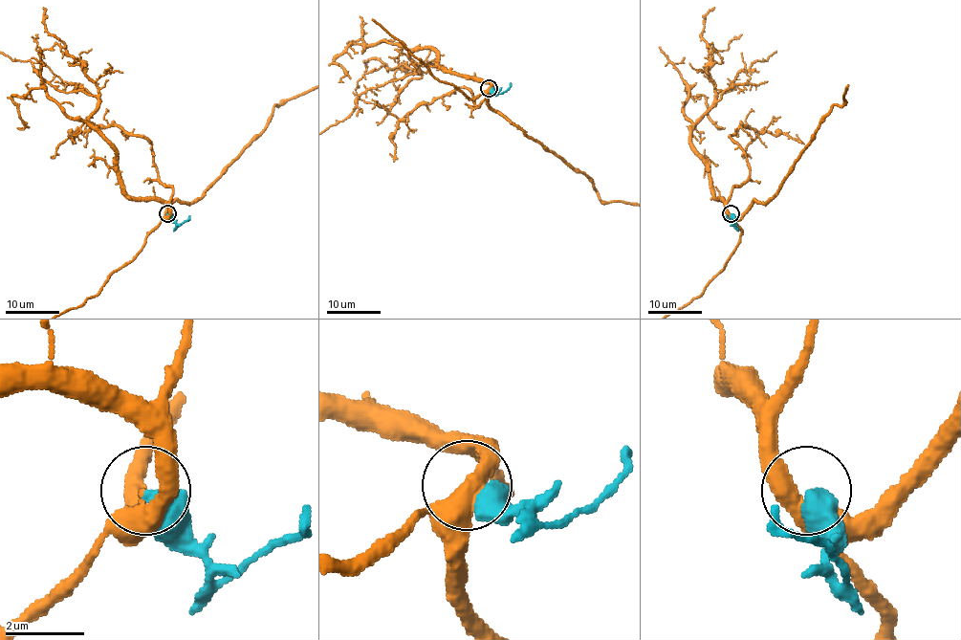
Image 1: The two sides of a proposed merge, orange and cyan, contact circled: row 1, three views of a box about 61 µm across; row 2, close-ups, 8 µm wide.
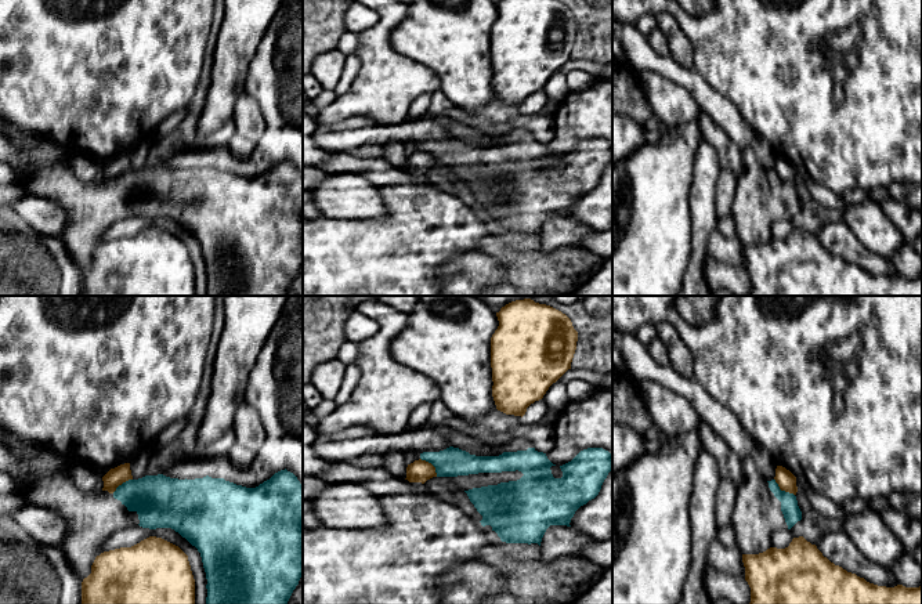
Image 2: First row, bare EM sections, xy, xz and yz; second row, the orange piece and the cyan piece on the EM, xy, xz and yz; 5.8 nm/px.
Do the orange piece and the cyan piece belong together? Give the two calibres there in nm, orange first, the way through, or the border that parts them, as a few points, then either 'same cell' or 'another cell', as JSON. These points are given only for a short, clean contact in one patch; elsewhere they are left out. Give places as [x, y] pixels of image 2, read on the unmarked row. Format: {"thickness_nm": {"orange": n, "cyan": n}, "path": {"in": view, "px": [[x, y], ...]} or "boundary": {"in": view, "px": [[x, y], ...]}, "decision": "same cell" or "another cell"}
{"thickness_nm": {"orange": 110, "cyan": 100}, "boundary": {"in": "yz", "px": [[774, 169], [781, 180], [794, 185]]}, "decision": "another cell"}

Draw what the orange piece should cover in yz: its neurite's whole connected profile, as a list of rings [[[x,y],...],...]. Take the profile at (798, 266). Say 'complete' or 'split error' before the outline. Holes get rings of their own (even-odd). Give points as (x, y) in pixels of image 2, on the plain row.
complete; [[[803,227],[788,238],[770,238],[759,245],[742,245],[745,271],[751,278],[749,296],[922,296],[919,278],[878,276],[831,253]]]

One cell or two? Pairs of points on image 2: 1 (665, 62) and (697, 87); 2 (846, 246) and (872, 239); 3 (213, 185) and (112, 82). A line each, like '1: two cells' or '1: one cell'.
1: one cell
2: two cells
3: two cells

